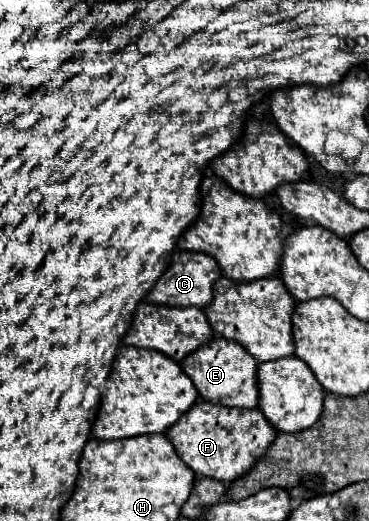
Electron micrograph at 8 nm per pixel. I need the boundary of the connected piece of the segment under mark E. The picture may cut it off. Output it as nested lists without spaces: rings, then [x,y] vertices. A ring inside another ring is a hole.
[[[214,337],[206,345],[186,355],[180,361],[180,367],[192,379],[198,395],[204,401],[220,403],[226,407],[244,407],[244,409],[254,409],[258,403],[258,381],[256,381],[258,363],[246,353],[246,349],[242,349],[242,345],[230,339]]]

